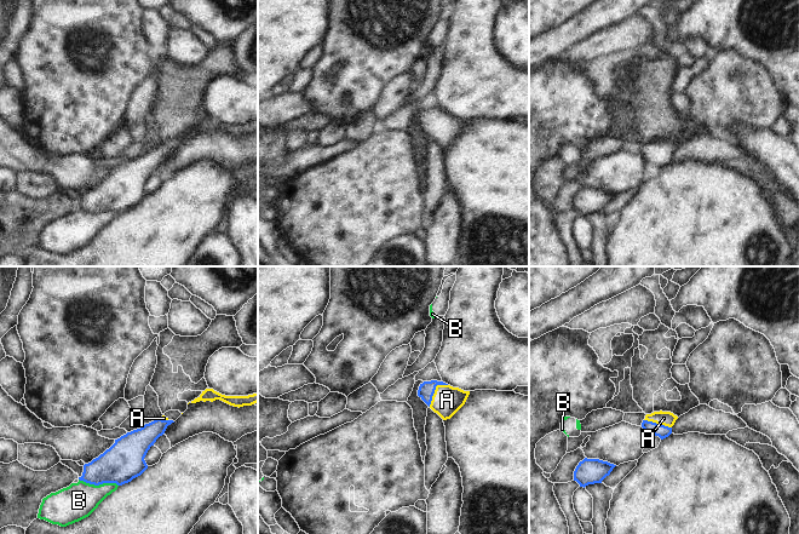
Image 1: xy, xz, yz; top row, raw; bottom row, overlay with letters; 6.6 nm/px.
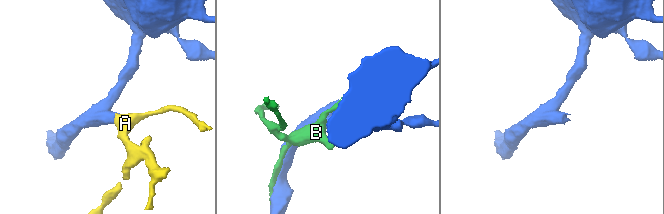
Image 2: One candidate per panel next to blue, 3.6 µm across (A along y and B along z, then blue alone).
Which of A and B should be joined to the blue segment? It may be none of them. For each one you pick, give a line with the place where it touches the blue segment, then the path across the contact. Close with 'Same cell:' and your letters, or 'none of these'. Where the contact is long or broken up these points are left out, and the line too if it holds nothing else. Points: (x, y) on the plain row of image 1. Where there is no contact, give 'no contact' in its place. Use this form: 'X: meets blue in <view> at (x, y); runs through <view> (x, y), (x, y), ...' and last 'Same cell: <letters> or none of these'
A: meets blue in xz at (434, 120); runs through xz (426, 119), (434, 120), (447, 128)
Same cell: A

